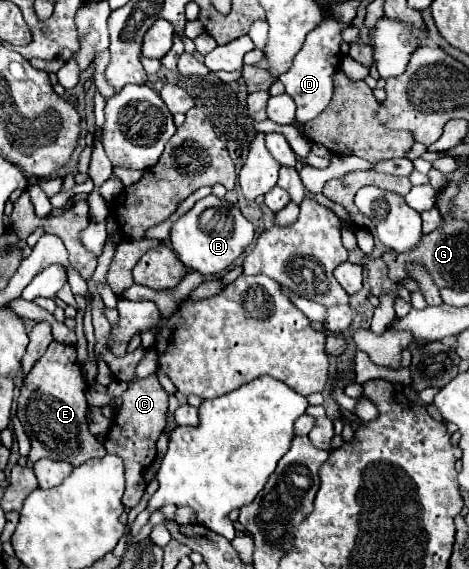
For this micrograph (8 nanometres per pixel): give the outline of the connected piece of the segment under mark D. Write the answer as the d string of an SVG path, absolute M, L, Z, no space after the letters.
M323 20L323 24L319 24L313 32L307 34L305 44L295 54L291 68L279 76L287 94L297 104L297 120L299 122L313 120L329 104L329 100L333 96L333 74L337 72L337 68L341 64L339 46L343 42L343 38L341 38L341 28L343 26L345 24L341 24L337 20Z

